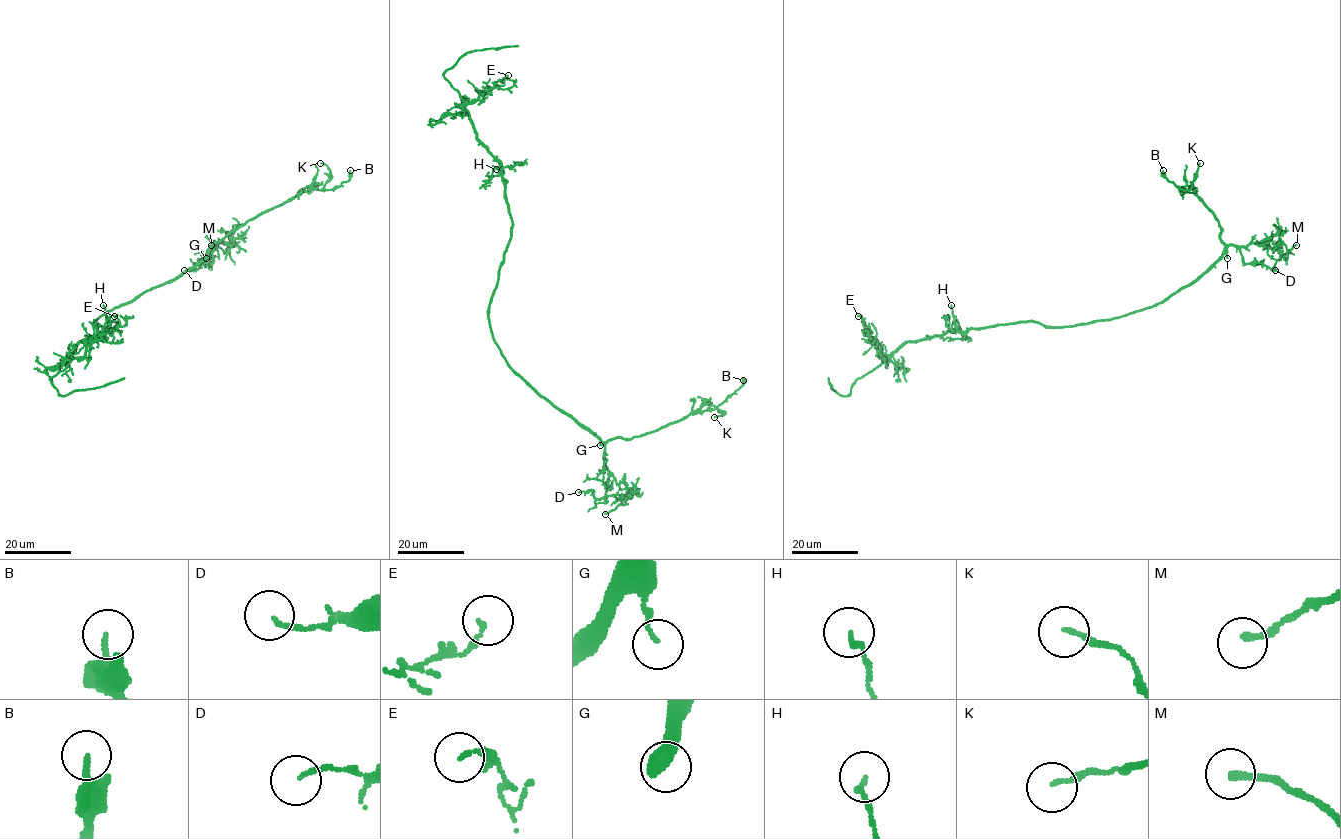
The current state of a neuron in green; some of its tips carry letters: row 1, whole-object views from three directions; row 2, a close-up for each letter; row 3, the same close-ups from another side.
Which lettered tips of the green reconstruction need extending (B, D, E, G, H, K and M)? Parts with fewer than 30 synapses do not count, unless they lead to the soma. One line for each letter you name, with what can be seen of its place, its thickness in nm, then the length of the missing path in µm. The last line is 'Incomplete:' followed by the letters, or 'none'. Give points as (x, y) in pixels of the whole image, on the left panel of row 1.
Incomplete: none

